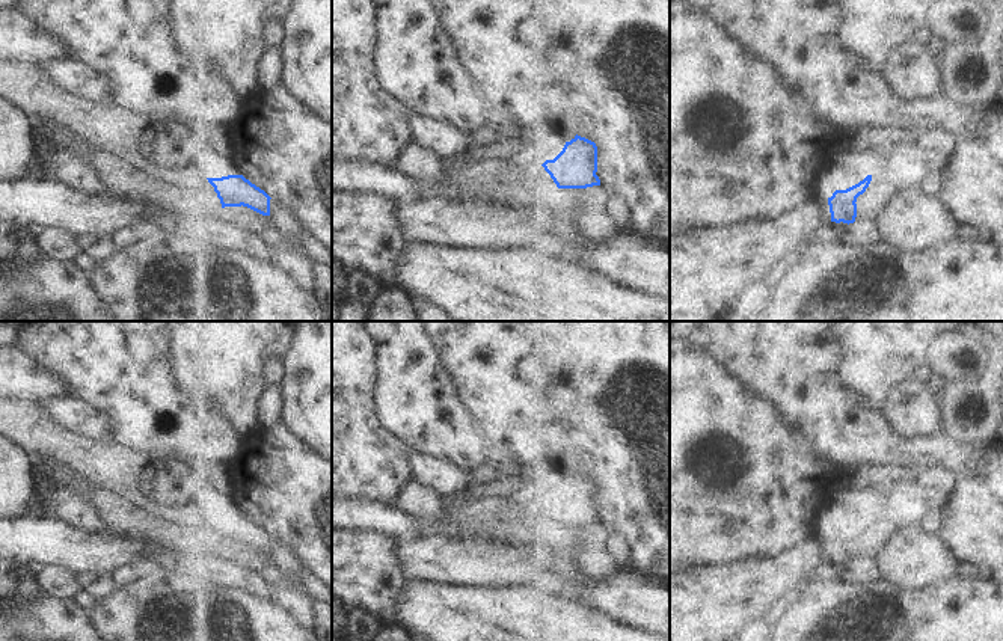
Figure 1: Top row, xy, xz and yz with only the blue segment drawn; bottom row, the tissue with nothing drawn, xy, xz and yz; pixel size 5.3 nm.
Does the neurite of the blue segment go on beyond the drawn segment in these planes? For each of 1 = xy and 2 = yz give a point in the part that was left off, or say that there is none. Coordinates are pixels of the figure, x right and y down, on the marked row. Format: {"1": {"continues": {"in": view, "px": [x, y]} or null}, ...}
{"1": {"continues": null}, "2": {"continues": null}}

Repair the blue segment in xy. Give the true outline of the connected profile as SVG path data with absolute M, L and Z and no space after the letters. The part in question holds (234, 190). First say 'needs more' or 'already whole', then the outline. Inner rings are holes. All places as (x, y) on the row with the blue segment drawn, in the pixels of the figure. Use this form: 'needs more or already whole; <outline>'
already whole; M228 175L207 179L214 187L222 208L243 205L262 216L270 216L271 198L243 175Z

